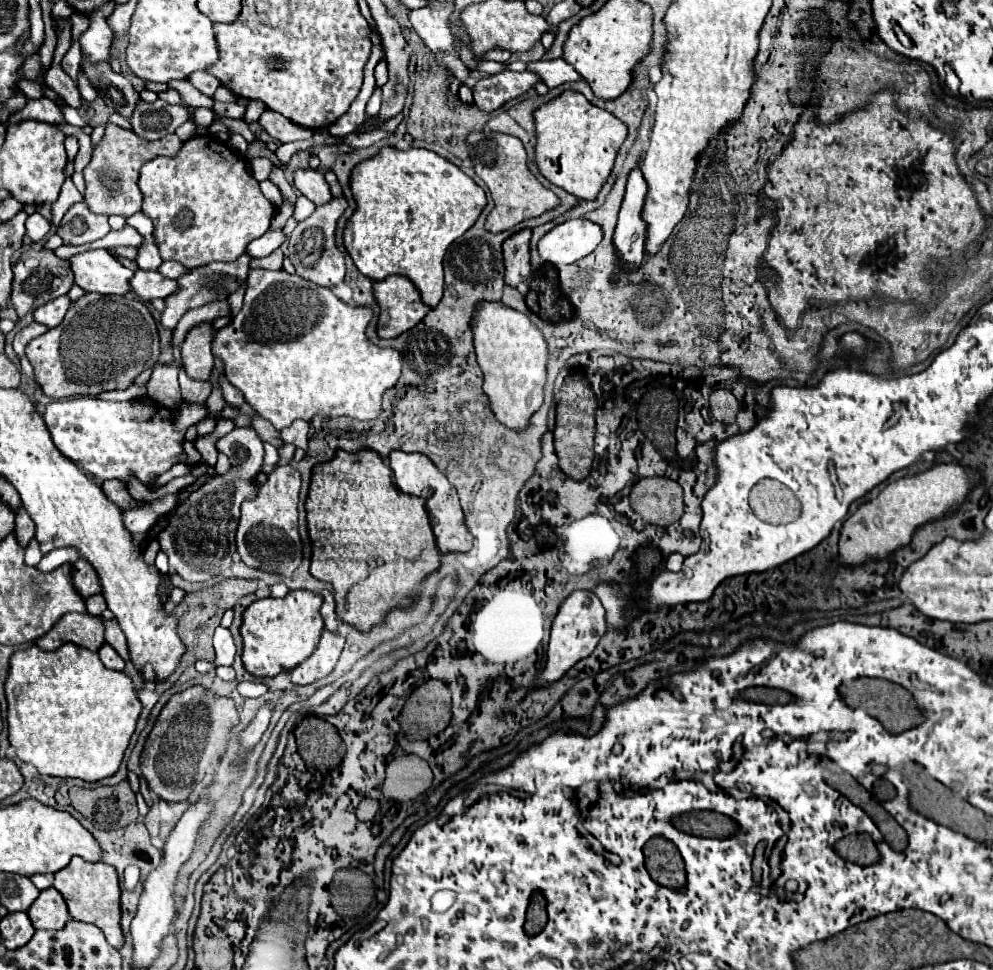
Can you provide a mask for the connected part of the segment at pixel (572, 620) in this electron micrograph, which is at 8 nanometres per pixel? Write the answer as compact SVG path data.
M574 590L558 608L558 614L552 622L552 638L548 646L548 662L546 670L538 674L536 684L544 686L546 682L556 682L562 678L562 674L572 668L578 660L592 654L600 638L606 634L606 622L604 622L604 608L600 600L590 590Z

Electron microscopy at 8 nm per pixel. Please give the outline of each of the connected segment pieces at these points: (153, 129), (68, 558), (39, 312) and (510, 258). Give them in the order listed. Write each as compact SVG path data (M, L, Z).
M140 100L130 116L132 132L144 140L160 140L172 134L180 124L188 120L184 106L172 106L164 100L144 102Z
M58 548L44 556L36 567L42 572L51 572L66 562L74 563L79 557L79 552L75 548Z
M68 296L54 298L48 304L44 304L44 306L40 306L40 308L34 310L34 320L40 322L40 324L44 324L44 326L48 326L48 328L54 328L54 326L58 326L62 322L68 306L70 306Z
M518 230L504 240L504 280L508 286L518 286L530 278L530 230Z

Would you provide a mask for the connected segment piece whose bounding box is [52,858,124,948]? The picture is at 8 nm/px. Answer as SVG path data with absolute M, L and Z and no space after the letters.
M72 858L68 866L64 866L60 872L54 874L52 886L66 900L70 918L96 924L98 928L102 928L110 946L114 948L122 946L124 938L120 930L120 886L116 870L112 866L104 862L86 862L82 858Z

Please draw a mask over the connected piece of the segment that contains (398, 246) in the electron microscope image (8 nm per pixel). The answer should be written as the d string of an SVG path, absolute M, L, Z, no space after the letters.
M384 146L376 156L362 160L352 168L350 190L356 200L356 210L346 222L342 238L344 248L354 260L356 268L370 280L384 280L388 274L402 274L410 278L418 288L422 302L434 308L440 302L444 290L442 260L446 248L476 222L478 214L486 206L484 190L452 162L430 150L396 150L392 146Z

